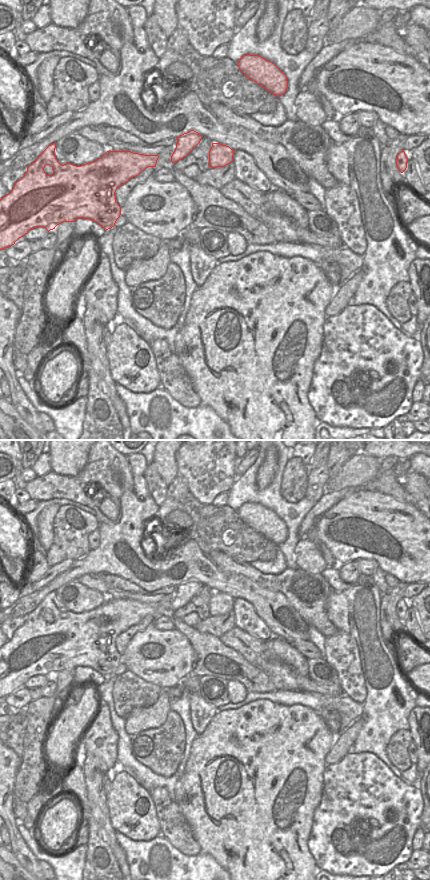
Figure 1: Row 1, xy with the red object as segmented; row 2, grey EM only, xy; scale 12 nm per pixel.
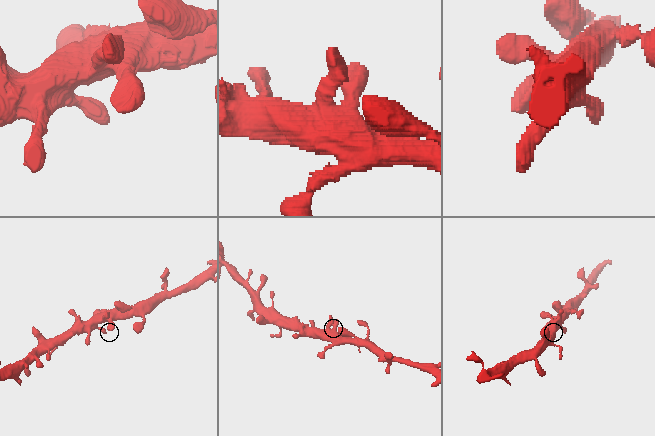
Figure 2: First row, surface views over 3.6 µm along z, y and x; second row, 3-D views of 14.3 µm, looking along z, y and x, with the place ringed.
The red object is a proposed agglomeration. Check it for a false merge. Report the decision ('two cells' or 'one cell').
one cell

